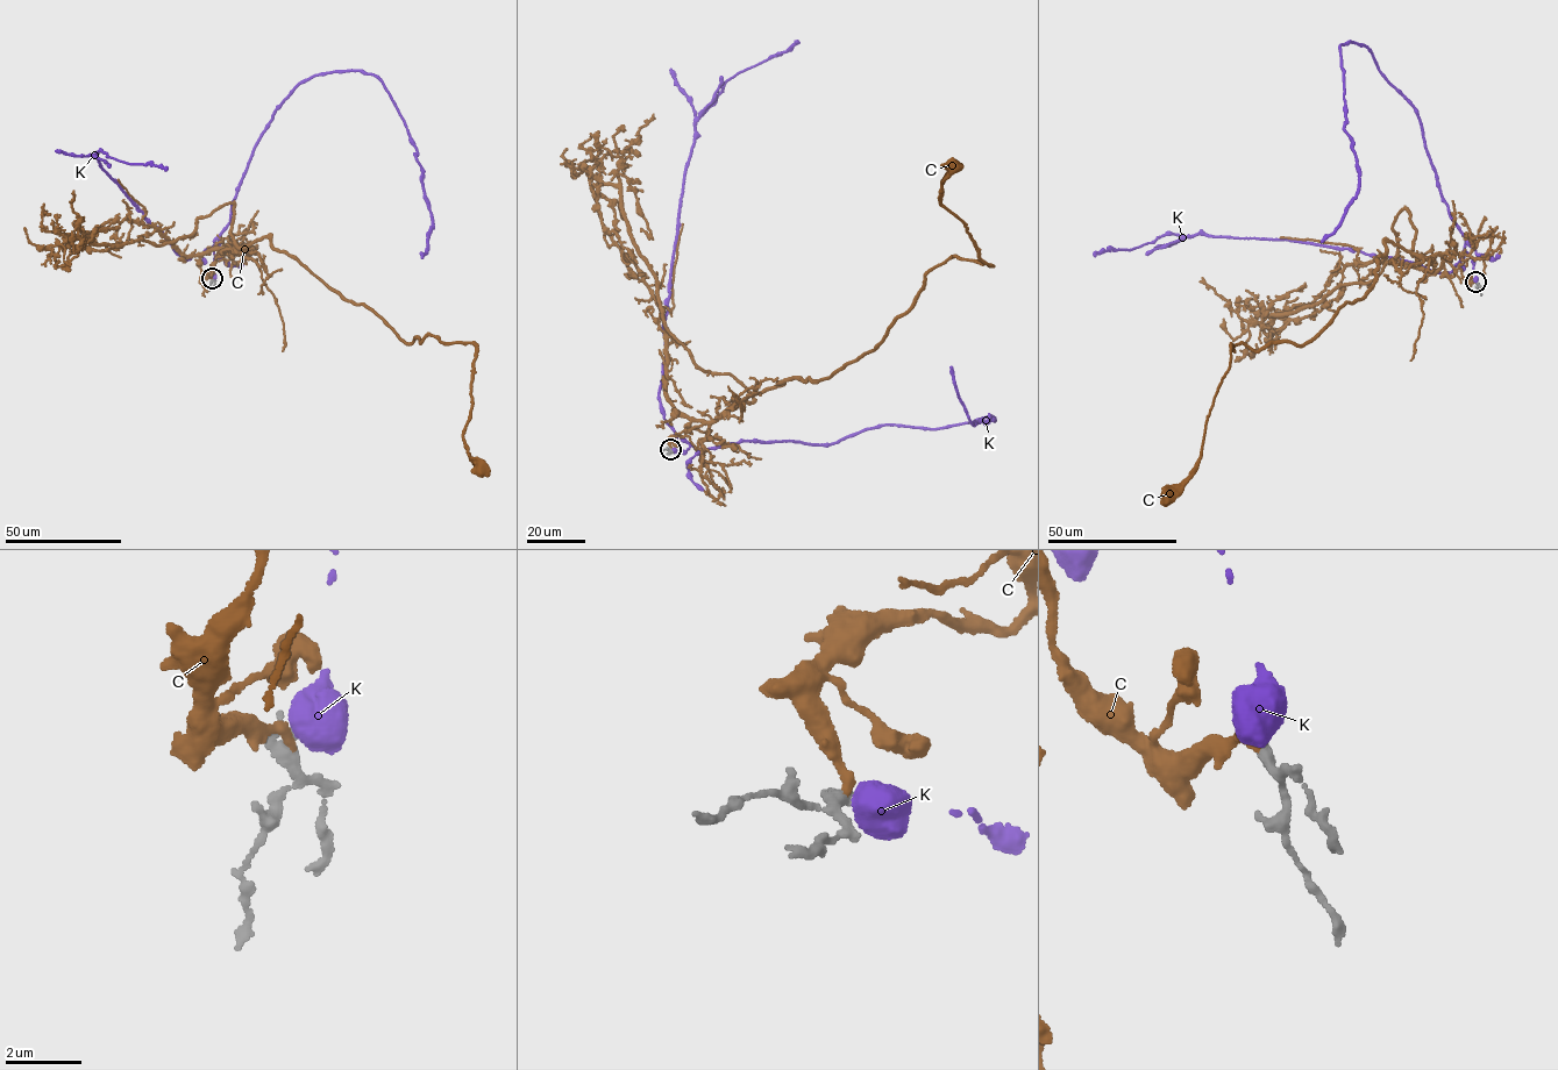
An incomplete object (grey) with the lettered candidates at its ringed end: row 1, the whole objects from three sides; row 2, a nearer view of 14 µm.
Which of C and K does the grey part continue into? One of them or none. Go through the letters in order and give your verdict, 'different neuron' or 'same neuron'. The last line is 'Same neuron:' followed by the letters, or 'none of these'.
C: same neuron
K: different neuron
Same neuron: C

